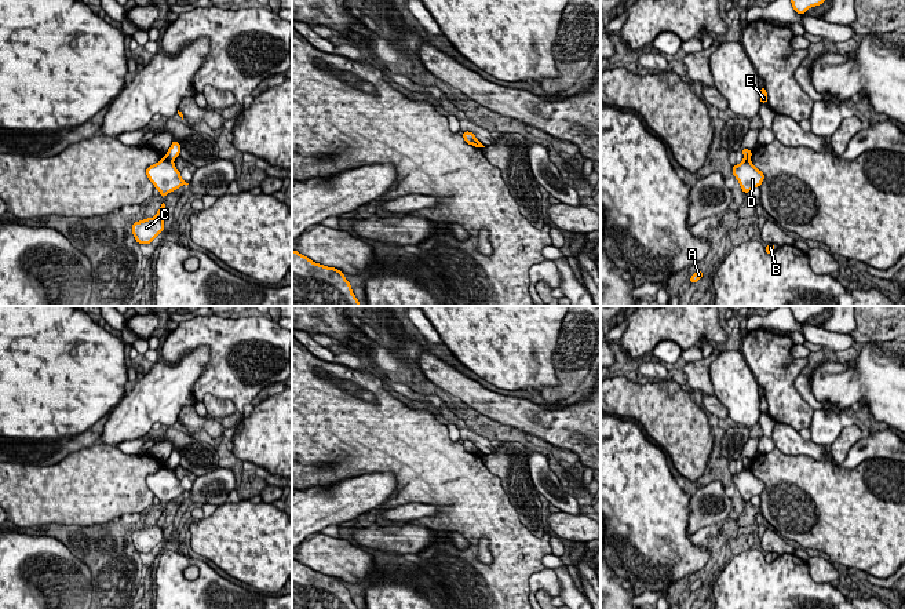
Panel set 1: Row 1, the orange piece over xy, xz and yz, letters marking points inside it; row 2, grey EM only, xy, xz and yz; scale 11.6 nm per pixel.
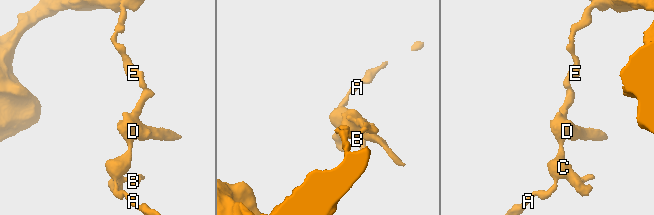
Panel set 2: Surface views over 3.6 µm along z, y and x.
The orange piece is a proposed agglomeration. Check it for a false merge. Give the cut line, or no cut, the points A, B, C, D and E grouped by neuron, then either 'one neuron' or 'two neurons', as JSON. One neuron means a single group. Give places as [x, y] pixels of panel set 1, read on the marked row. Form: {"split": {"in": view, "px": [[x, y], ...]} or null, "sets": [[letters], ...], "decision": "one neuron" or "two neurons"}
{"split": {"in": "xy", "px": [[164, 157], [172, 161]]}, "sets": [["A", "B", "C", "D"], ["E"]], "decision": "two neurons"}

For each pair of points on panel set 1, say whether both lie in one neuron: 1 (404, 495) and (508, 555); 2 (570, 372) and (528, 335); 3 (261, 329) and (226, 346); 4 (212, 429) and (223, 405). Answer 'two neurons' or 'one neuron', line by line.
1: one neuron
2: two neurons
3: one neuron
4: two neurons

